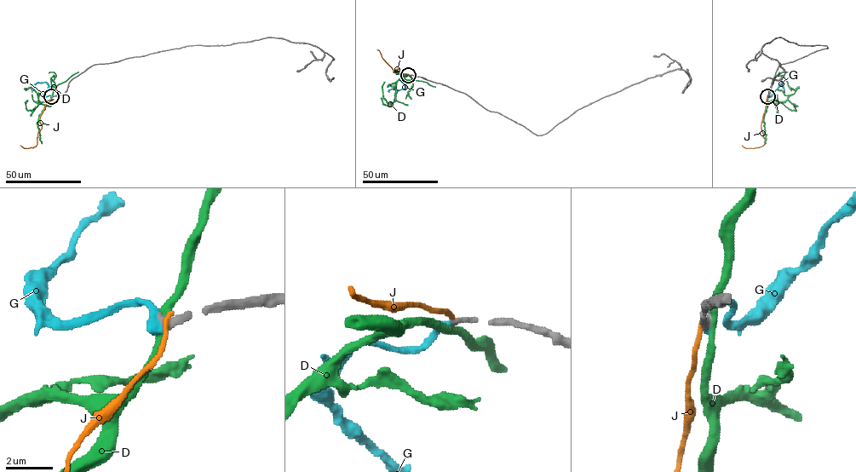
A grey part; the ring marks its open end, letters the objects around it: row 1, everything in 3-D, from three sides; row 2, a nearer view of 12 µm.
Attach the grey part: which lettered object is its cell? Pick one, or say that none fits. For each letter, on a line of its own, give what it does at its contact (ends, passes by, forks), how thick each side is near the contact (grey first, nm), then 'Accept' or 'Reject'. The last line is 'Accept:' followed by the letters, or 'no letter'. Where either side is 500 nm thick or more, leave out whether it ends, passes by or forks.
D: It passes by. Thickness 280 nm (grey) against 340 nm. Reject
G: It ends there. Thickness 280 nm (grey) against 400 nm. Accept
J: It ends there. Thickness 320 nm (grey) against 200 nm. Reject
Accept: G

